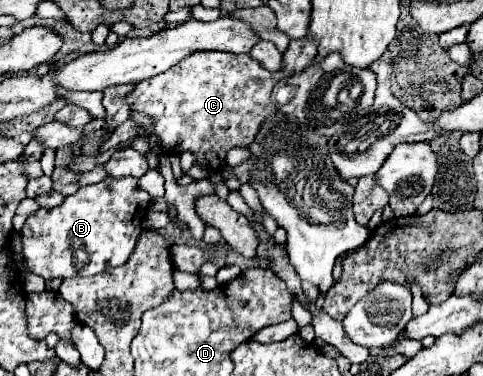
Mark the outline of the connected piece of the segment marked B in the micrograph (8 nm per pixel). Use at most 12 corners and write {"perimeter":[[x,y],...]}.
{"perimeter":[[106,176],[22,228],[44,280],[124,264],[152,198]]}

